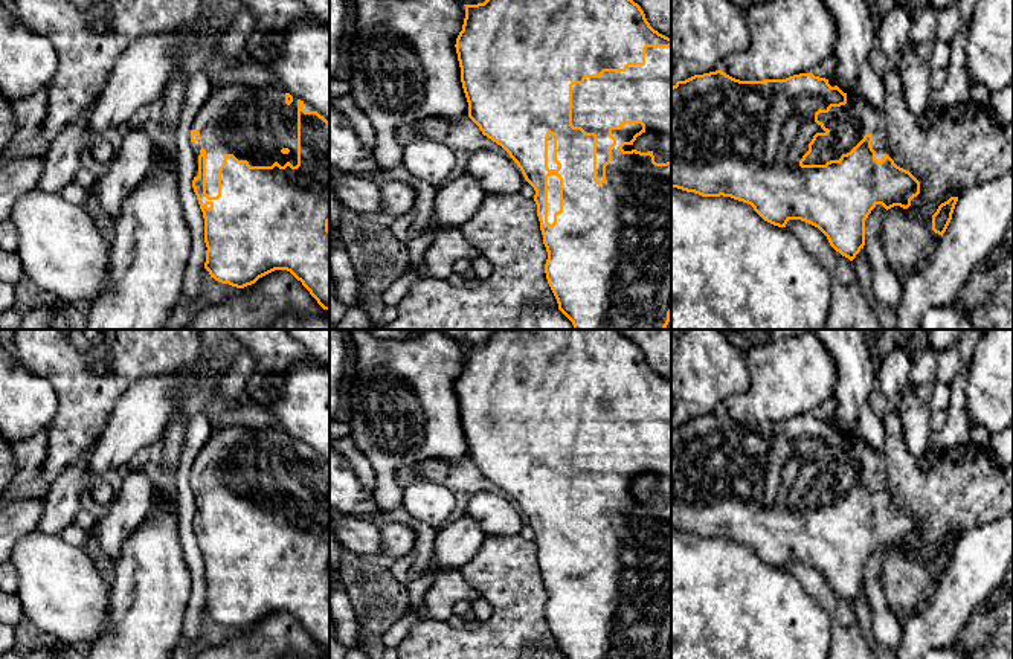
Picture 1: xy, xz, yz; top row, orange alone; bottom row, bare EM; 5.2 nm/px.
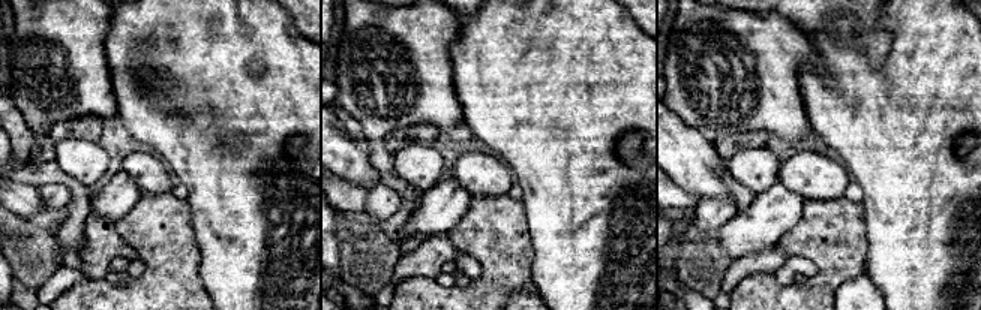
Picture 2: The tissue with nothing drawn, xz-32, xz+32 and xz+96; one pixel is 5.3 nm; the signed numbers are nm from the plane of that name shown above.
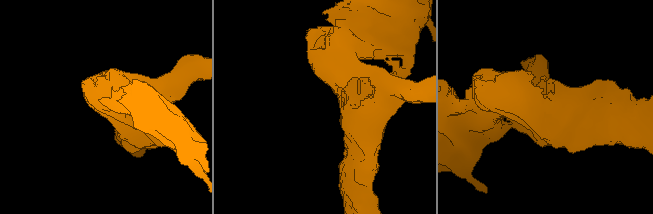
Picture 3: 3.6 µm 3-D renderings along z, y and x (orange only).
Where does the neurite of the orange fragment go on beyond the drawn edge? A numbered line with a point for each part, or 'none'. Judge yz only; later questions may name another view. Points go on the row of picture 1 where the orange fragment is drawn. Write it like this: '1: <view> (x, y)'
1: yz (848, 124)

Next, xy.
1: xy (254, 124)

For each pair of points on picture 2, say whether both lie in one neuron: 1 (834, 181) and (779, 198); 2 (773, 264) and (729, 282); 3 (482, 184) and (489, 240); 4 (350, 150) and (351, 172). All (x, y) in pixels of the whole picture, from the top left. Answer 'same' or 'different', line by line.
1: different
2: same
3: different
4: same

